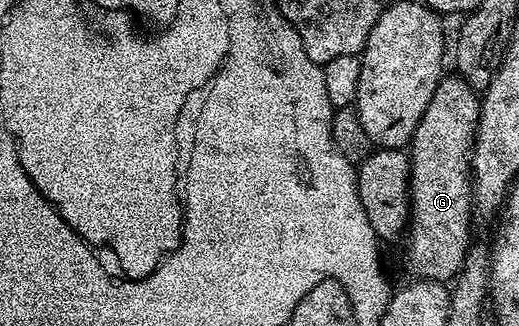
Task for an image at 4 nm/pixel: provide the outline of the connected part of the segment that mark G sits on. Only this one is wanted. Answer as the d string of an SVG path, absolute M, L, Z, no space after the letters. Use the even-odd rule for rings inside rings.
M445 74L434 97L430 97L430 105L426 105L426 113L422 113L410 144L410 226L406 231L408 267L416 274L413 276L424 281L447 284L455 280L464 267L464 258L474 239L472 148L476 146L476 126L480 123L480 100L481 96L459 74Z

